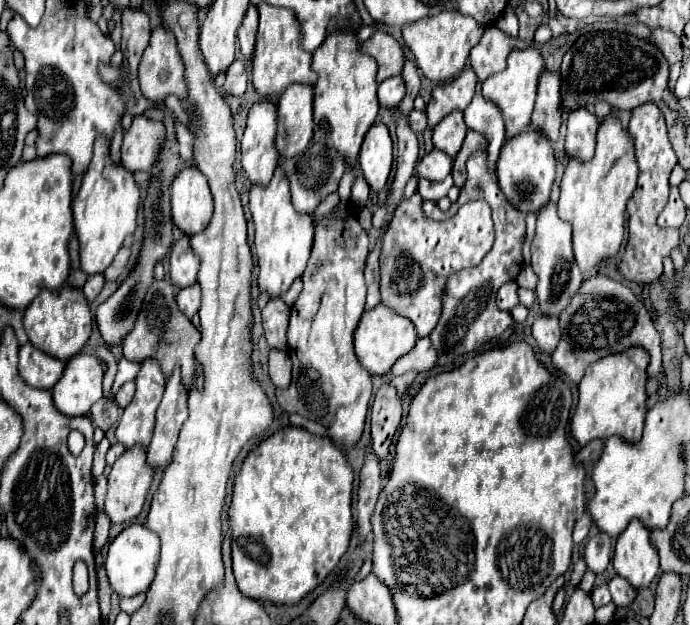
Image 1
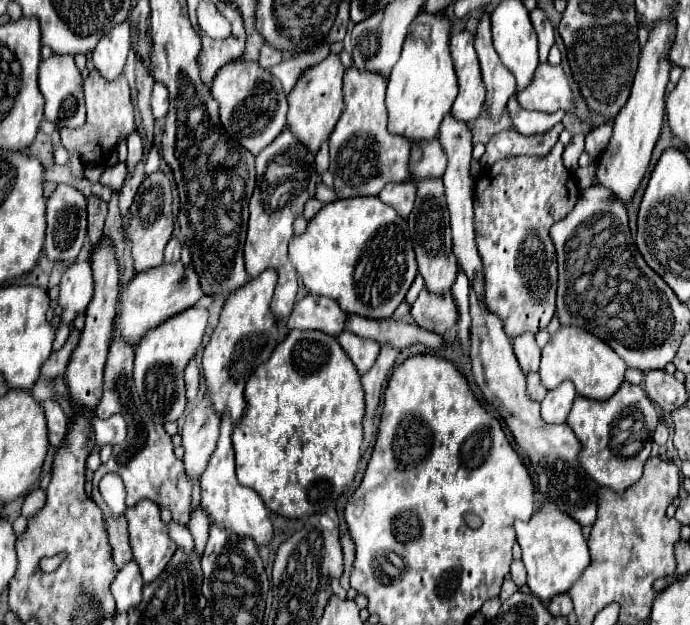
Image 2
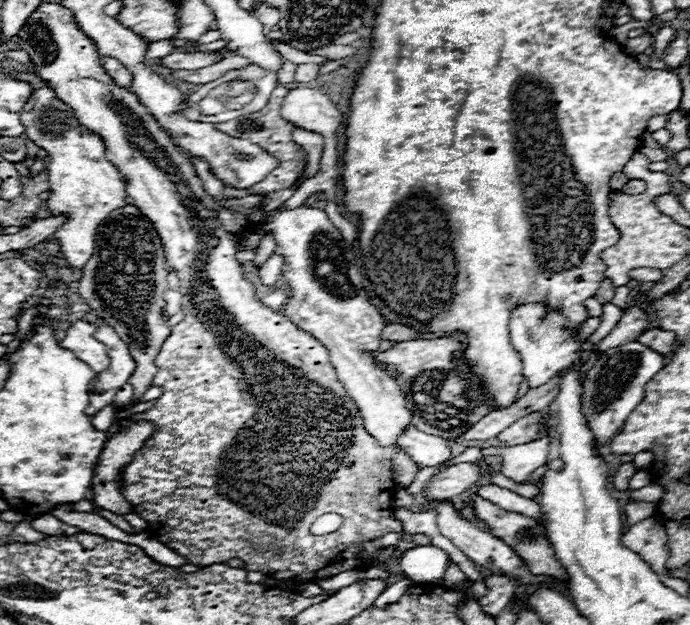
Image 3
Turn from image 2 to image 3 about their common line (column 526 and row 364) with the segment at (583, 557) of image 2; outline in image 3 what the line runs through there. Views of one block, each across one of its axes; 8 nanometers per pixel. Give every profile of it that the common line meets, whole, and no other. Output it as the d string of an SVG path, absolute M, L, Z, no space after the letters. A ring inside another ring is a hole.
M532 302L532 304L518 304L512 310L510 316L510 342L514 350L520 356L522 362L522 374L528 380L530 388L538 388L546 384L552 376L556 376L560 370L568 368L572 362L580 360L584 350L582 344L586 340L576 340L576 334L566 328L566 318L562 312L546 312L544 302Z

